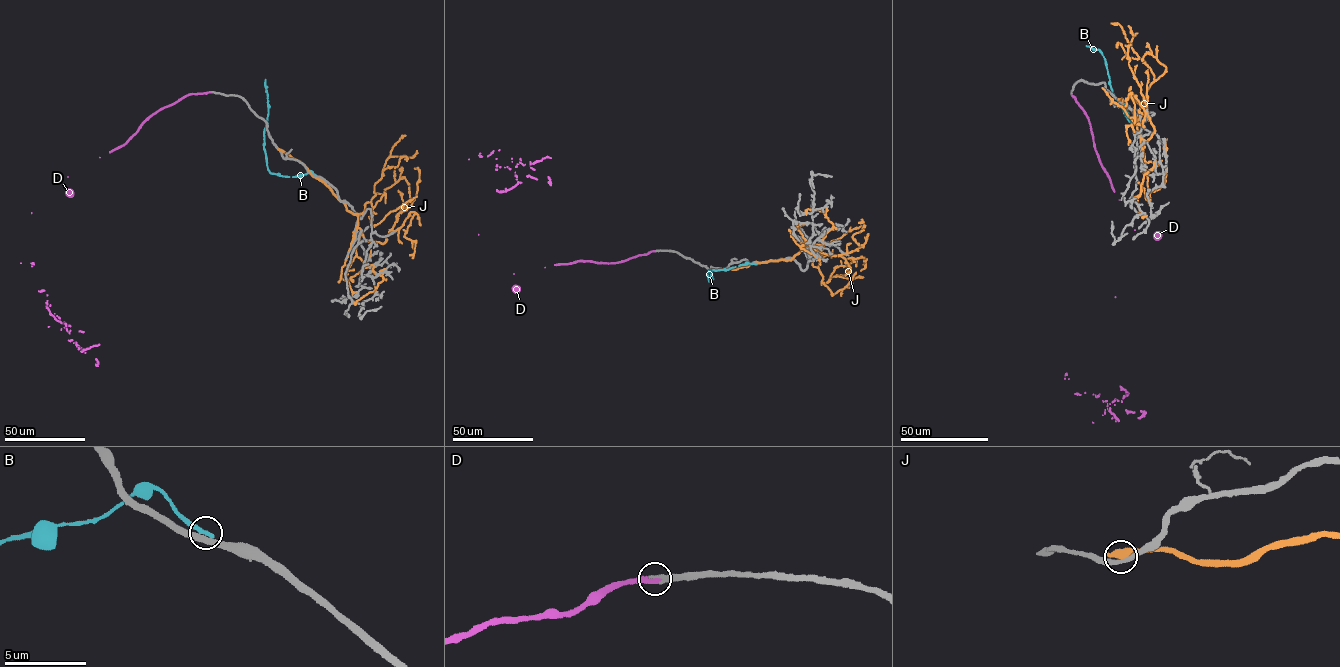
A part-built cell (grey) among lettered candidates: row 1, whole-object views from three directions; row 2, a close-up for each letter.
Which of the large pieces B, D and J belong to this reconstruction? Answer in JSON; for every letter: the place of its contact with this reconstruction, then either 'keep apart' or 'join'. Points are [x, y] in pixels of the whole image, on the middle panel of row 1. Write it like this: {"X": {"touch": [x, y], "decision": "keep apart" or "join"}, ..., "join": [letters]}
{"B": {"touch": [762, 262], "decision": "keep apart"}, "D": {"touch": [655, 251], "decision": "join"}, "J": {"touch": [724, 269], "decision": "keep apart"}, "join": ["D"]}

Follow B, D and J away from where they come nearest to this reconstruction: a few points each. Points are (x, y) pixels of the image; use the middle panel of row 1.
B: (762, 262), (708, 271), (712, 276), (710, 281), (707, 272)
D: (655, 251), (513, 274), (478, 234), (520, 158), (530, 164), (530, 176), (550, 184), (548, 176)
J: (724, 269), (787, 260), (809, 245), (834, 256), (852, 251), (862, 245), (852, 237), (863, 228), (861, 219)

